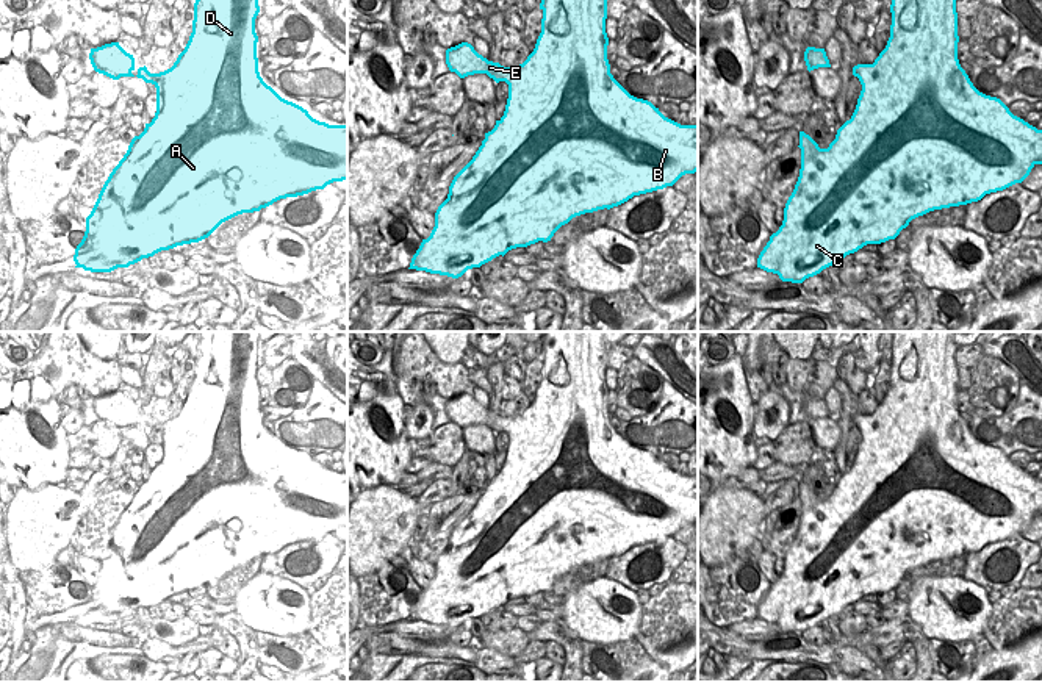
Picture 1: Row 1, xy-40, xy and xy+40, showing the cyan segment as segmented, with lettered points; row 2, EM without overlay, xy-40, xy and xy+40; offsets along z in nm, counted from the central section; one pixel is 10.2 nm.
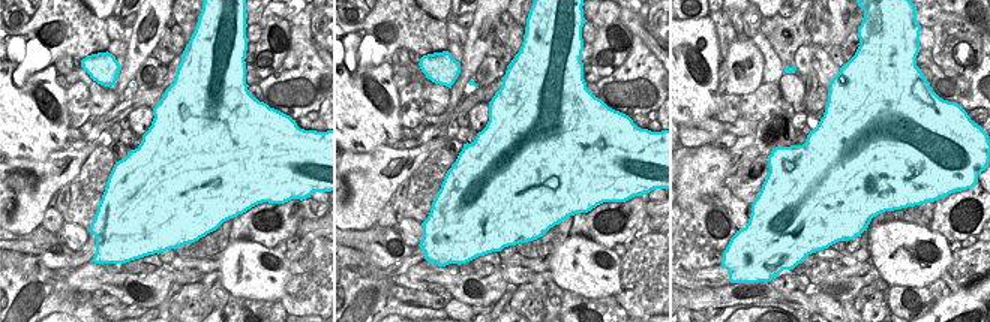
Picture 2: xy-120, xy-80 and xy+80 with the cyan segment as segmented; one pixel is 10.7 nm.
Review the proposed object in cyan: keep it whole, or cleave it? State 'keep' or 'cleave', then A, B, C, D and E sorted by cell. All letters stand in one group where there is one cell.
keep; groups A B C D E

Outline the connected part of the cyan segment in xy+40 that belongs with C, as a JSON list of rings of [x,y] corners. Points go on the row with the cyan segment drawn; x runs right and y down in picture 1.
[[[892,0],[890,38],[886,48],[873,64],[857,64],[853,75],[862,84],[856,109],[835,135],[828,149],[818,144],[804,131],[799,131],[801,169],[792,196],[784,208],[784,221],[757,258],[757,267],[778,274],[782,282],[803,283],[806,278],[820,274],[823,269],[839,263],[850,253],[857,252],[867,244],[881,244],[895,239],[909,222],[934,210],[967,205],[981,200],[986,194],[1003,191],[1015,183],[1022,183],[1036,164],[1042,164],[1042,130],[1014,116],[1009,108],[997,97],[979,92],[970,81],[958,59],[958,13],[956,0]]]

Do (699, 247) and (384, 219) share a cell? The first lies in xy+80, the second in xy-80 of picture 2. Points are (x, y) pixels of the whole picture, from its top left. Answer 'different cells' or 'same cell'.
different cells

